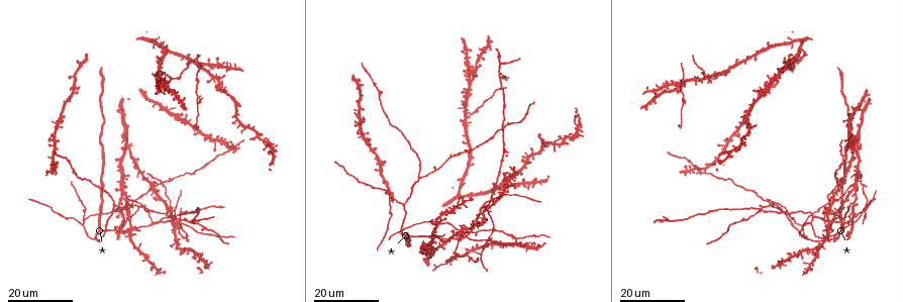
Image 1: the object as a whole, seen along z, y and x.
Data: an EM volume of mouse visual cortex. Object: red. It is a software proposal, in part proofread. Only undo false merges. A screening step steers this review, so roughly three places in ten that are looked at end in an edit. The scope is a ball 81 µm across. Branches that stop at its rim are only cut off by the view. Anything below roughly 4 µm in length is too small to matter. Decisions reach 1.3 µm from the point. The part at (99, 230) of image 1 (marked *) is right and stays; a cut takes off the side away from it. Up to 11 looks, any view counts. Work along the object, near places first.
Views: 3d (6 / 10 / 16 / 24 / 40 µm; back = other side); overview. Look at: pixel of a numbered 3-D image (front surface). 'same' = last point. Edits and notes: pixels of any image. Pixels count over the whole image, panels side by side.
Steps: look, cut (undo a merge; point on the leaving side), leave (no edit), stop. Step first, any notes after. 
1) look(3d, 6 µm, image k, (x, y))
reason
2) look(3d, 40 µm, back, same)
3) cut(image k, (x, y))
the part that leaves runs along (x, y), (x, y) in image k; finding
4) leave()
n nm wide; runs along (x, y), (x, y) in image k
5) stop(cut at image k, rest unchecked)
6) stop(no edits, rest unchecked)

look(3d, 16 µm, image 1, (404, 204))
three arms meet

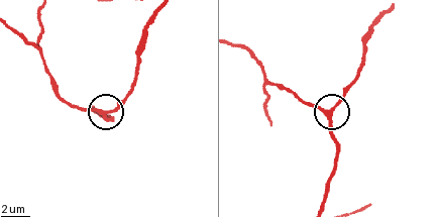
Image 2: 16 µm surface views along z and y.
look(3d, 6 µm, image 2, (103, 110))

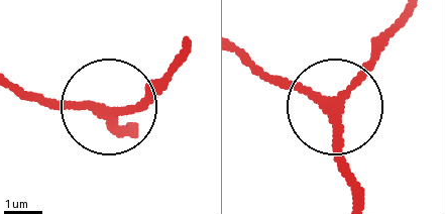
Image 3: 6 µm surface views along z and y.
look(3d, 6 µm, back, image 3, (331, 104))

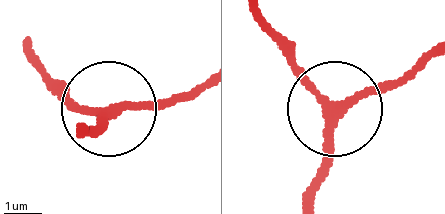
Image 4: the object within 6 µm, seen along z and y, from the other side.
leave()
3 arms; runs along (310, 200), (333, 113), (387, 91), (423, 59) in image 4; continuous, no second cell

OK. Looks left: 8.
look(3d, 16 µm, image 1, (419, 177))

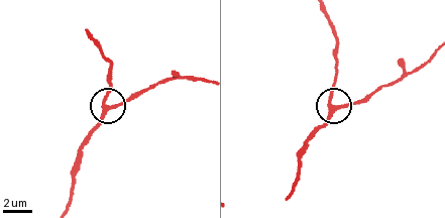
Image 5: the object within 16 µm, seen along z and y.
look(3d, 10 µm, image 5, (104, 106))

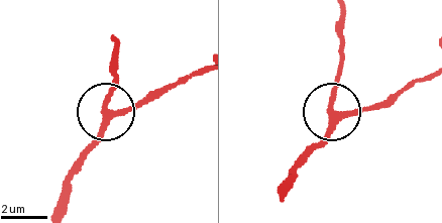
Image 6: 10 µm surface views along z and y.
leave()
250 nm wide; runs along (59, 206), (68, 172), (107, 115), (160, 96) in image 6; continuous, no second cell

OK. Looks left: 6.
look(3d, 24 µm, image 1, (809, 221))
arms part here

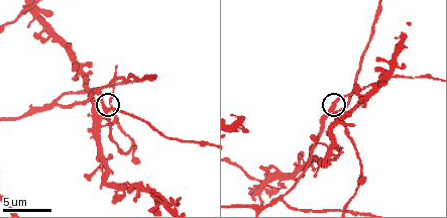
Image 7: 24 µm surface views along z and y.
look(3d, 6 µm, image 7, (107, 110))

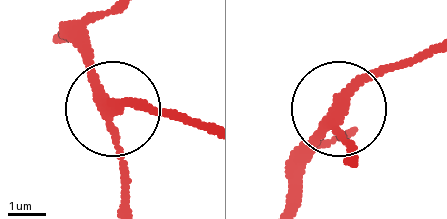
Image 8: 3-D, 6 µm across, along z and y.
leave()
3 arms; runs along (288, 198), (291, 169), (326, 120), (429, 46) in image 8; one cell here

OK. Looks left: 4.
look(3d, 16 µm, image 7, (101, 125))

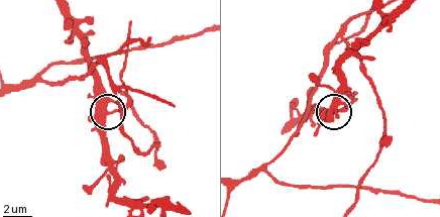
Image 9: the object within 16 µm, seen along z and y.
look(3d, 16 µm, back, image 9, (110, 112))

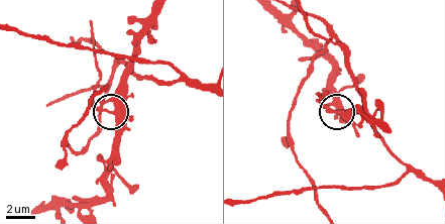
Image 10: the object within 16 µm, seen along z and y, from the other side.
cut(image 10, (319, 103))
the part that leaves runs along (111, 111), (101, 109), (94, 100), (98, 68), (91, 22) in image 10; a second cell is stuck on

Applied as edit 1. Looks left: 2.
stop(cut at image 10, rest unchecked)

